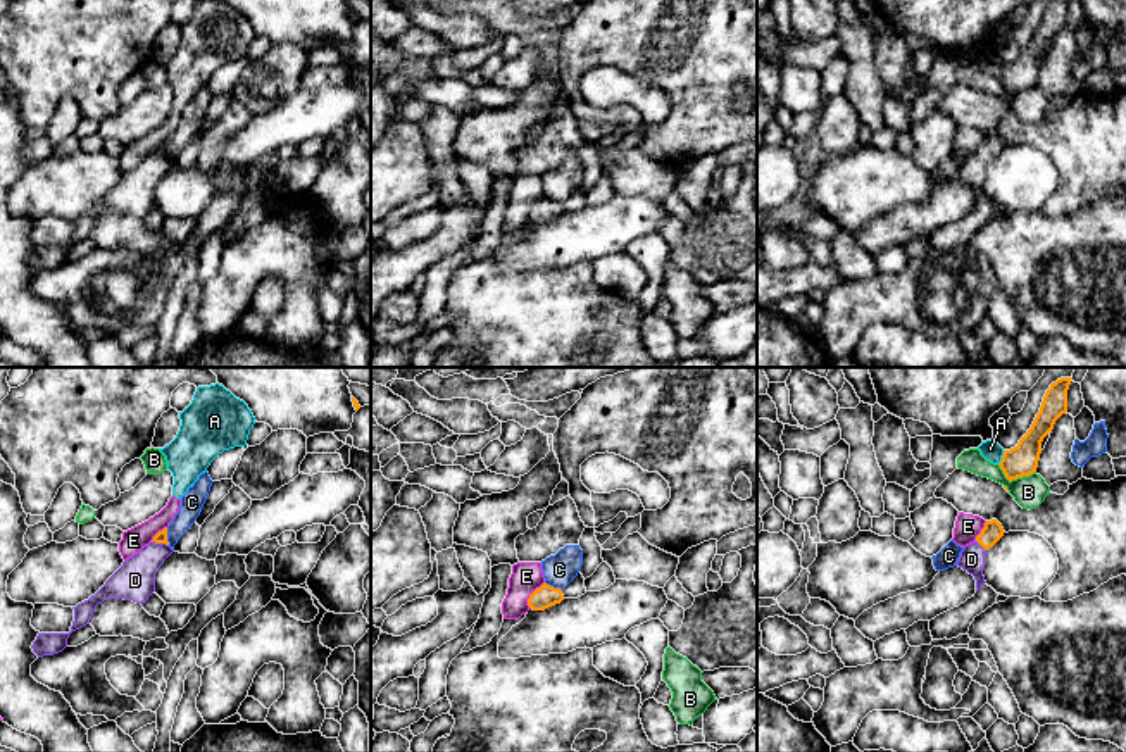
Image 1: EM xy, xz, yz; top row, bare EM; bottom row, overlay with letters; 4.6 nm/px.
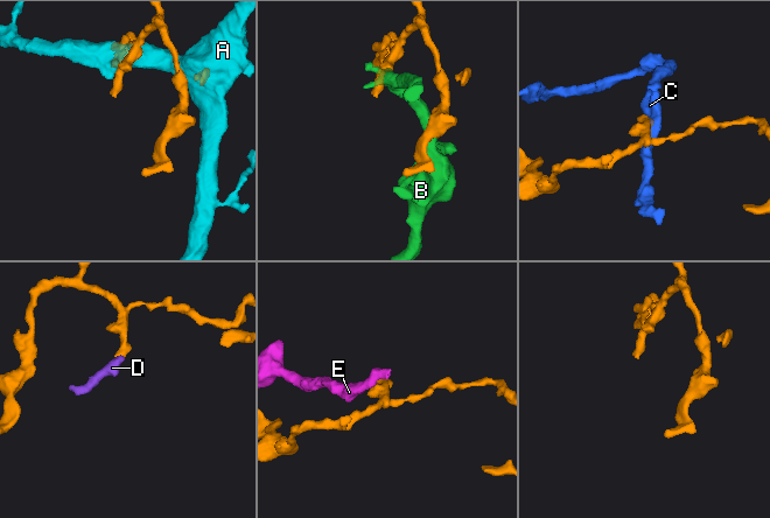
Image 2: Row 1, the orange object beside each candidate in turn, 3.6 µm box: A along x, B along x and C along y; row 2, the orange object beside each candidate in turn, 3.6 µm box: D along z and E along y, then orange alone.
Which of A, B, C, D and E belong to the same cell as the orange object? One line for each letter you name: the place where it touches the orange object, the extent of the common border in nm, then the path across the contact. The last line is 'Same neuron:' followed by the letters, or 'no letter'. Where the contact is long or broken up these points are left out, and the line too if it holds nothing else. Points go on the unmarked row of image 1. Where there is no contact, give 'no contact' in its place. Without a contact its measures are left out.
D: contact yz (980, 157); length 70 nm; way yz (992, 145), (980, 157), (971, 173)
Same neuron: D

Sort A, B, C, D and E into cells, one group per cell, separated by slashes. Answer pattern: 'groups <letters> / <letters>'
groups A E / B / C / D

